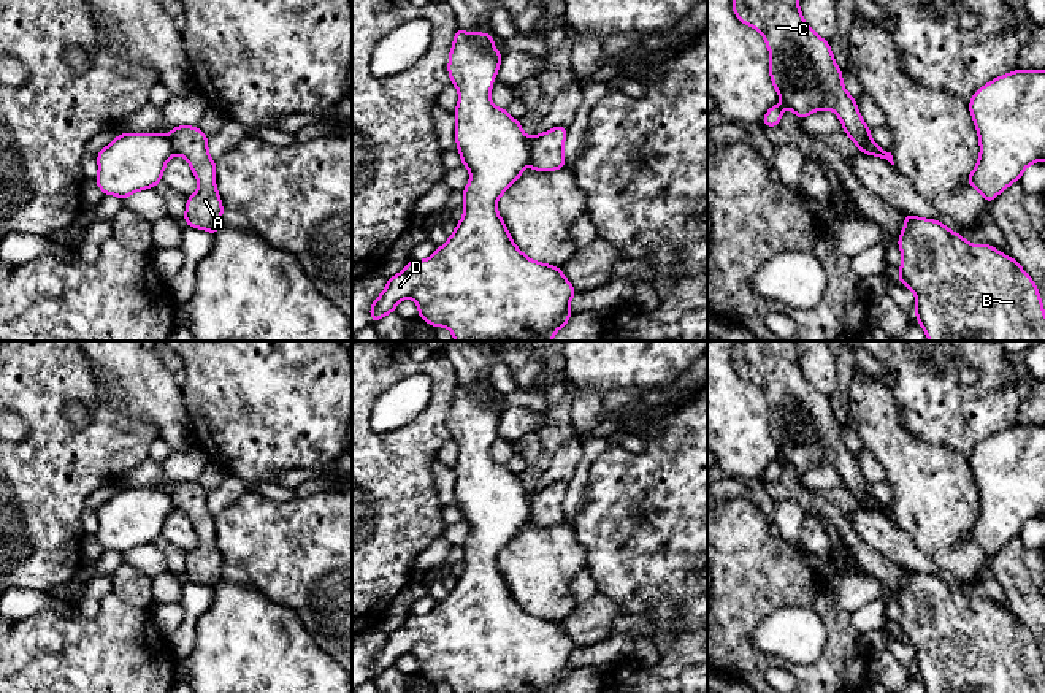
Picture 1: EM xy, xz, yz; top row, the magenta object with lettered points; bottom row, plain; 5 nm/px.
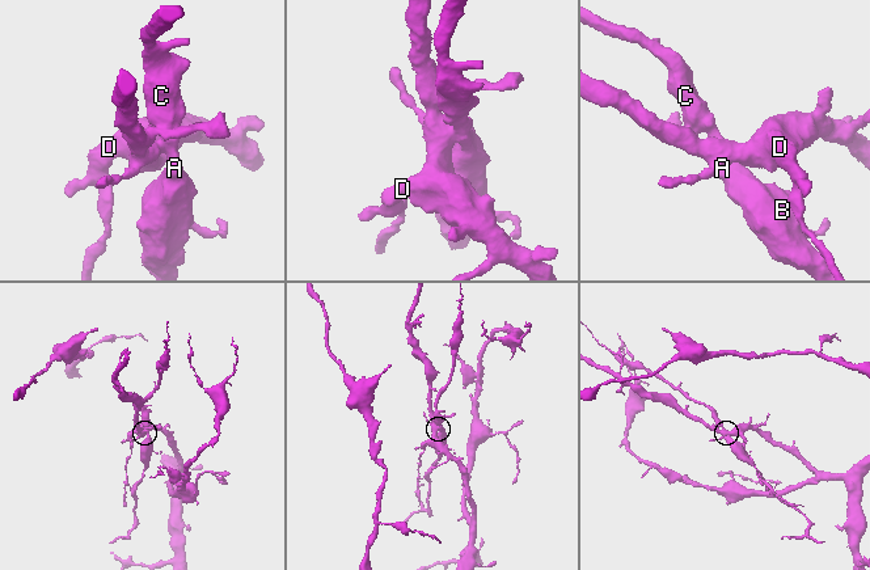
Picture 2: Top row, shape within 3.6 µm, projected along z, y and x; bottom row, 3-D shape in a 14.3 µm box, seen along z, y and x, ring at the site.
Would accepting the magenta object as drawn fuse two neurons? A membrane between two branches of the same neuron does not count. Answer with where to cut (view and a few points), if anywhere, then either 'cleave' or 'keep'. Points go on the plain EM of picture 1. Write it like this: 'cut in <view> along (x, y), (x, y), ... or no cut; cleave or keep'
cut in xz along (527, 493), (530, 516); cleave

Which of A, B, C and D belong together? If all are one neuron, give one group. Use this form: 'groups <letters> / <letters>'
groups A B C / D

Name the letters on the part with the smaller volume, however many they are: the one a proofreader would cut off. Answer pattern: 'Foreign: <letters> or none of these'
Foreign: A, B, C

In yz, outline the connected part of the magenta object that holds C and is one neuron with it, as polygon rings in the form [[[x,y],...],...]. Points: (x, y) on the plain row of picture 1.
[[[734,341],[733,366],[742,379],[752,381],[764,392],[771,409],[771,436],[785,463],[801,476],[818,465],[831,465],[859,506],[872,506],[877,501],[855,454],[844,442],[842,425],[834,417],[829,398],[806,379],[794,341]]]

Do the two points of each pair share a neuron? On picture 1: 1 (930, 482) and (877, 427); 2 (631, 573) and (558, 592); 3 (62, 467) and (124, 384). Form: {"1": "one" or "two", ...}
{"1": "one", "2": "two", "3": "two"}

